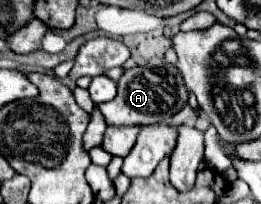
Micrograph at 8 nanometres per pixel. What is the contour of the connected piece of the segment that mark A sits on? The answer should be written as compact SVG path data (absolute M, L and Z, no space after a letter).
M133 67L123 73L117 81L117 97L107 103L99 103L101 113L105 115L107 125L149 125L149 123L167 123L187 101L187 87L183 77L175 67Z

